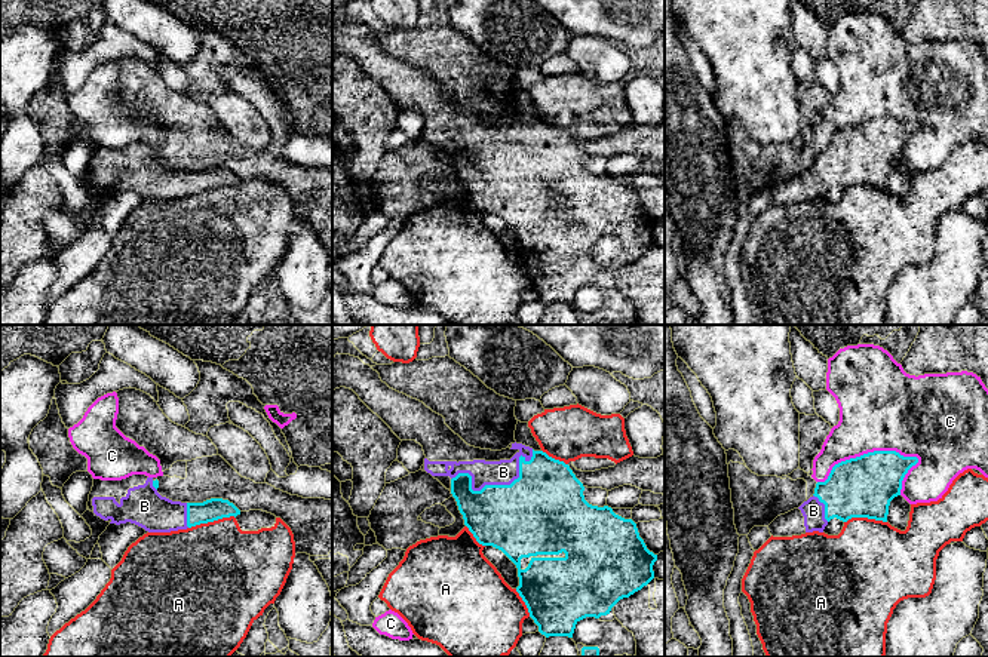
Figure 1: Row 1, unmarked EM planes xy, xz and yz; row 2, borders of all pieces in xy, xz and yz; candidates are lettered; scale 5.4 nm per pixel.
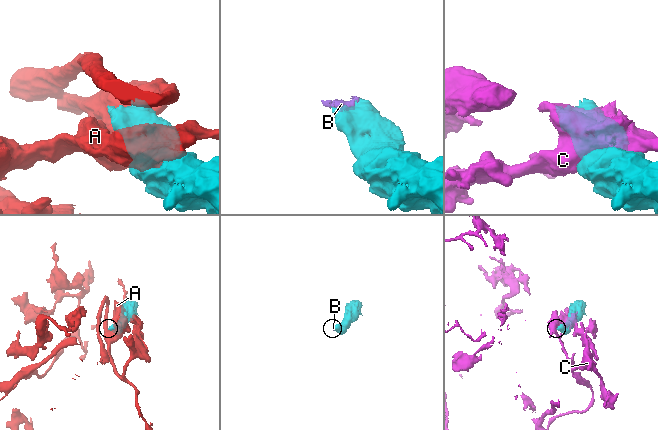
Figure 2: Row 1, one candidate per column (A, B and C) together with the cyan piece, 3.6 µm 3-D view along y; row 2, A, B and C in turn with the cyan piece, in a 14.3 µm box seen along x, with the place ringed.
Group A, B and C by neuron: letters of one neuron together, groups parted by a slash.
A / B / C

